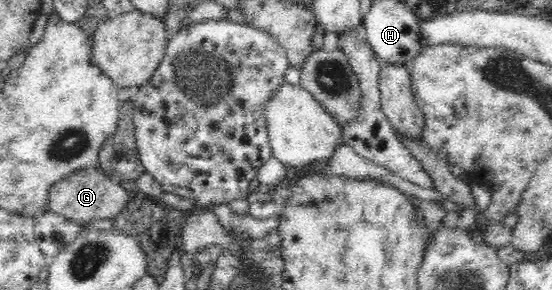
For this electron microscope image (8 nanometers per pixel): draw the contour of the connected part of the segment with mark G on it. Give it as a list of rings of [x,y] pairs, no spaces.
[[[98,167],[79,170],[64,179],[55,181],[47,193],[45,211],[65,217],[74,223],[86,223],[91,219],[113,219],[124,209],[128,197],[119,183],[110,180]]]

